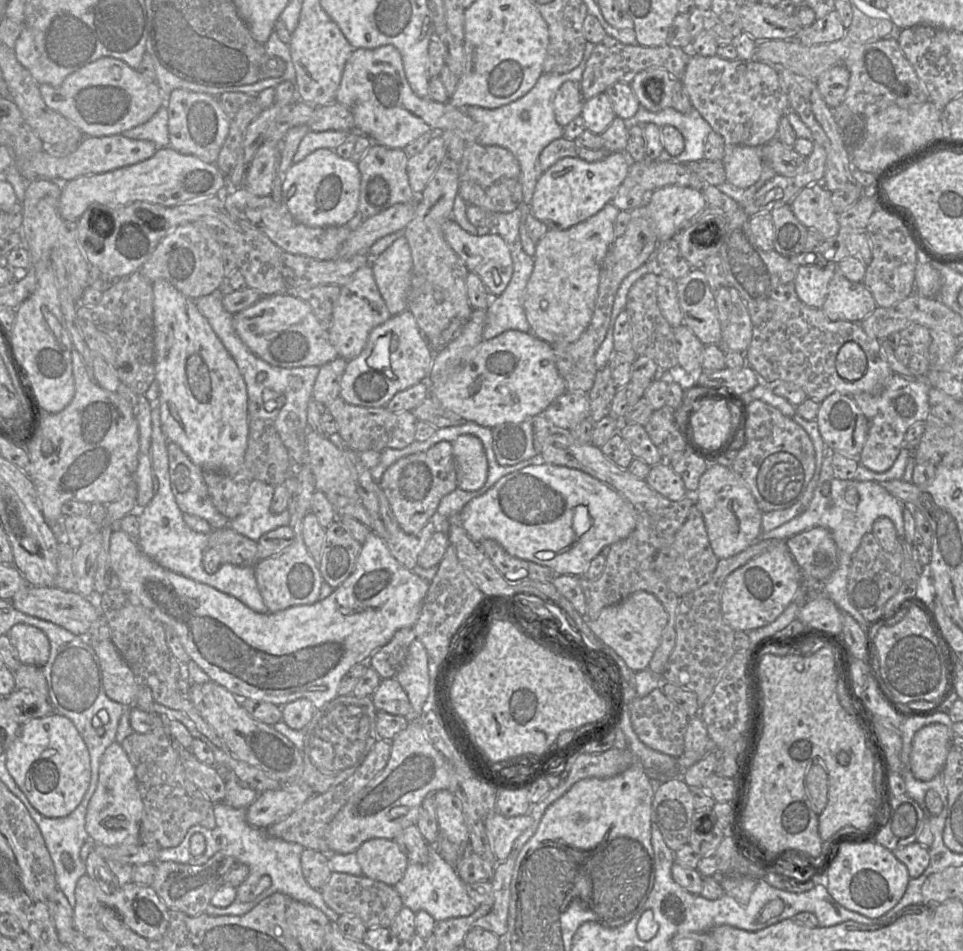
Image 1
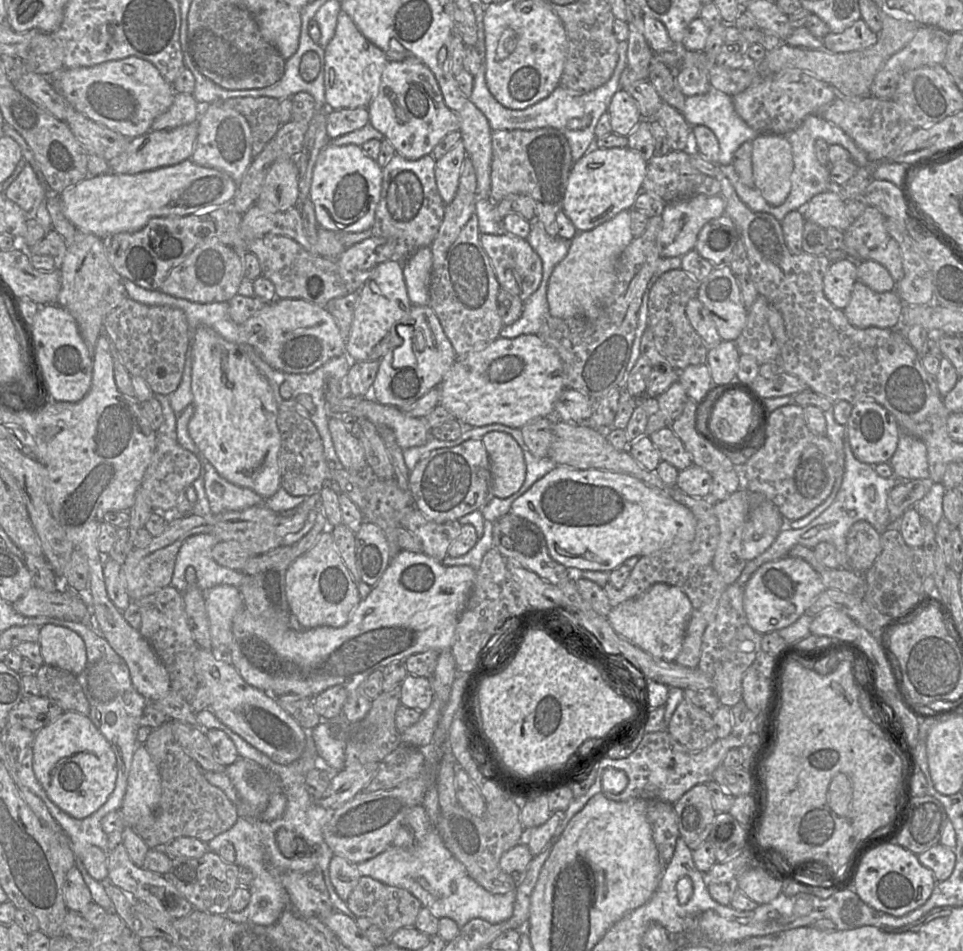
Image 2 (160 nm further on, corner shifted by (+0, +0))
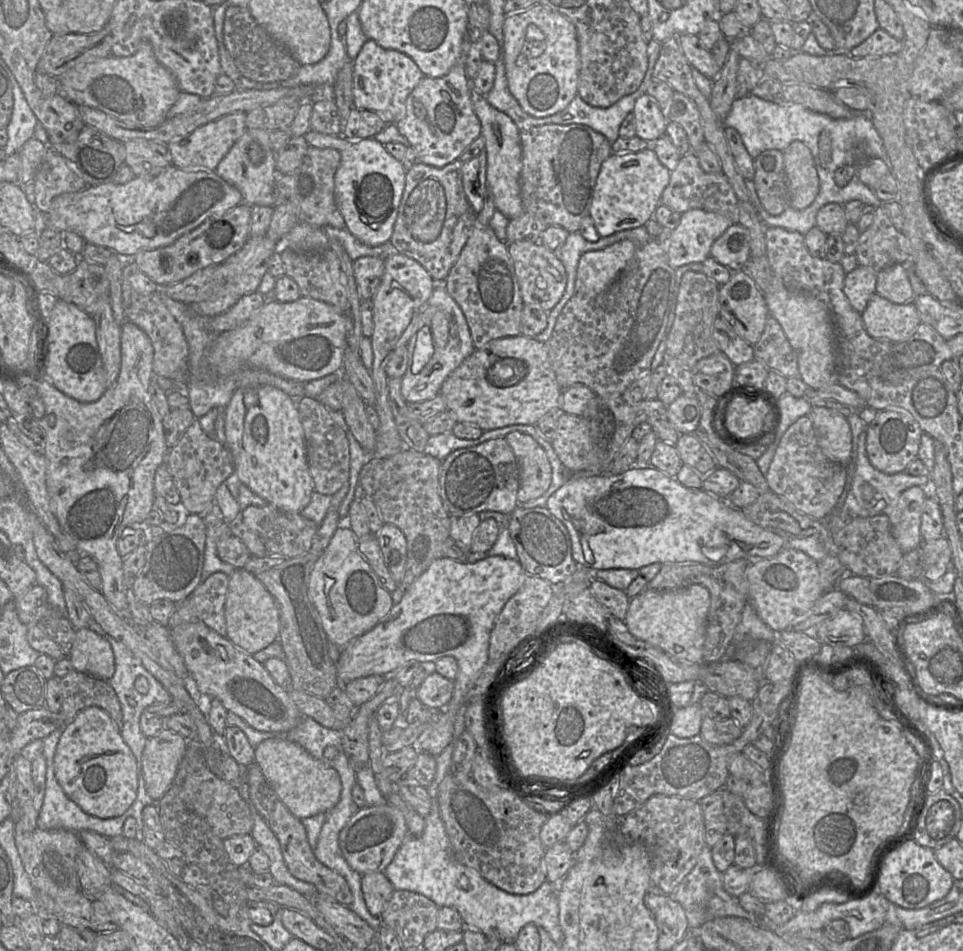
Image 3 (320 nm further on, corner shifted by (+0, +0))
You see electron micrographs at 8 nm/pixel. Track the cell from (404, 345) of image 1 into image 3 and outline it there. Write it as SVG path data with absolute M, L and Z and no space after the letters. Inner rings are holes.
M444 281L435 282L435 289L421 307L423 326L415 334L415 344L406 373L401 377L400 392L407 403L431 400L440 395L446 378L475 350L465 315L445 289Z

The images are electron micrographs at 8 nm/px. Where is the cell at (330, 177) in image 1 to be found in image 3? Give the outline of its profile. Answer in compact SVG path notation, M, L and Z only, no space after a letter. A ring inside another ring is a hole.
M309 131L303 137L308 146L333 148L341 154L334 177L334 193L336 205L345 220L345 229L370 246L389 242L405 187L405 166L385 149L385 144L373 137L345 139L341 135L315 131Z

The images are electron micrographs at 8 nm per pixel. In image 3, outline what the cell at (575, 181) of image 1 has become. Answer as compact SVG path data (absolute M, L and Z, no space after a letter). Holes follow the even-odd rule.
M651 148L610 155L601 165L588 214L599 235L605 237L640 227L652 219L669 184L670 175L671 171L660 162Z

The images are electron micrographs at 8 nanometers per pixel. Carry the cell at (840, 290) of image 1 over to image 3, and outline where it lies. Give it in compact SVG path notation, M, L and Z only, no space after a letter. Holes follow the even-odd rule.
M877 294L870 297L861 317L871 337L890 343L907 340L921 324L913 302L896 304Z

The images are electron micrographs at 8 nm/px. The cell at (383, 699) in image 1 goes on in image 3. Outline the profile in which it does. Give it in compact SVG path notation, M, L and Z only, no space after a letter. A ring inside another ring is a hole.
M432 672L415 689L414 696L428 707L439 709L450 701L453 690L453 680Z

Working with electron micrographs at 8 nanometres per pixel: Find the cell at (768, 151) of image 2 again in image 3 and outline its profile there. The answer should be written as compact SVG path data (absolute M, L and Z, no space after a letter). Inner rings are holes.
M792 142L784 154L784 168L791 208L810 206L819 193L820 182L811 150L801 142Z

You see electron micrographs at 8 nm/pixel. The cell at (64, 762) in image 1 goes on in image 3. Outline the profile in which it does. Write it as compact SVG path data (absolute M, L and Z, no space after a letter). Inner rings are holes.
M89 707L66 724L54 756L55 777L67 797L85 813L110 819L122 816L138 791L136 758L120 734L119 725L99 707Z

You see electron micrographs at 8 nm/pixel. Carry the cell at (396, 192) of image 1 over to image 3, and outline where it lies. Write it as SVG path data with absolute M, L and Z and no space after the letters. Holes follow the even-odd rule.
M455 160L442 167L418 163L407 169L403 195L389 240L393 246L391 253L399 252L418 261L434 280L447 277L477 218L462 186L462 163Z

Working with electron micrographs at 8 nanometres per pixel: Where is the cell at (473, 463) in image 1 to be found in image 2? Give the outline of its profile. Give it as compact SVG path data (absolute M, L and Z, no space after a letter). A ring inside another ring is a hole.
M492 431L482 437L491 467L491 494L508 498L522 486L526 477L524 451L509 434Z

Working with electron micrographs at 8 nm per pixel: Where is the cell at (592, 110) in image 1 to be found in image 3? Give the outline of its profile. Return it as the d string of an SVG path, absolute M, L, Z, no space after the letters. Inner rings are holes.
M643 94L637 98L632 115L637 137L654 142L665 135L669 120L653 96Z

